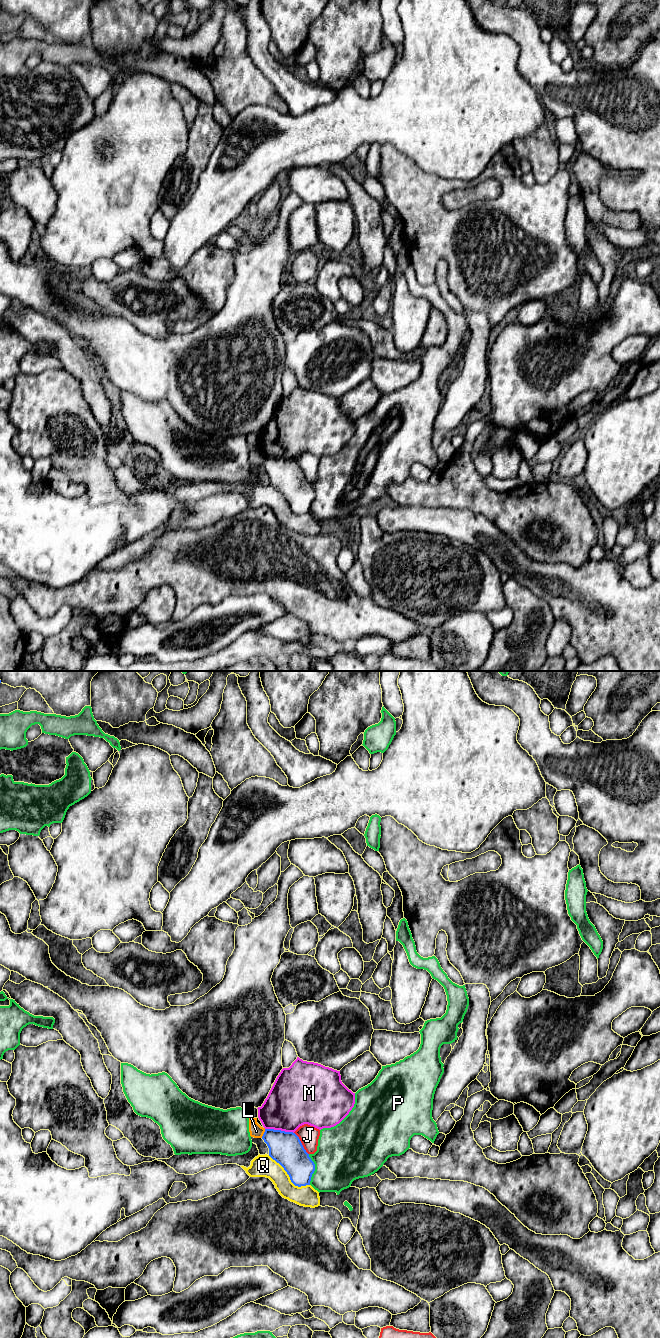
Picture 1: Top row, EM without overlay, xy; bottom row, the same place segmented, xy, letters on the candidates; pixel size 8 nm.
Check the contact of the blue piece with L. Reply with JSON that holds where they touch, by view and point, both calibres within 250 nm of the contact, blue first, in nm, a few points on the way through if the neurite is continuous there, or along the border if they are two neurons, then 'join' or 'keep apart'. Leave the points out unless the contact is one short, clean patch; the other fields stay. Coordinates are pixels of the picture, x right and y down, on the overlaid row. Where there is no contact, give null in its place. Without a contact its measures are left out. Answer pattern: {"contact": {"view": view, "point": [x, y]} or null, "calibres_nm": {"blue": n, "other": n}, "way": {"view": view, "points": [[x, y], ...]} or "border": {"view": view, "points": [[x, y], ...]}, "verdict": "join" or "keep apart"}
{"contact": {"view": "xy", "point": [264, 1133]}, "calibres_nm": {"blue": 260, "other": 110}, "border": {"view": "xy", "points": [[265, 1129], [261, 1137]]}, "verdict": "keep apart"}

